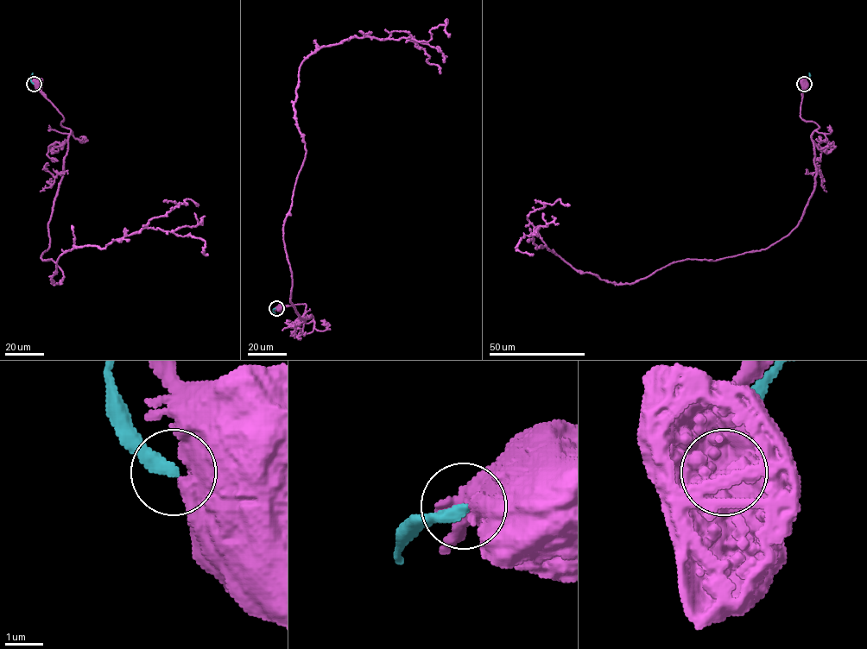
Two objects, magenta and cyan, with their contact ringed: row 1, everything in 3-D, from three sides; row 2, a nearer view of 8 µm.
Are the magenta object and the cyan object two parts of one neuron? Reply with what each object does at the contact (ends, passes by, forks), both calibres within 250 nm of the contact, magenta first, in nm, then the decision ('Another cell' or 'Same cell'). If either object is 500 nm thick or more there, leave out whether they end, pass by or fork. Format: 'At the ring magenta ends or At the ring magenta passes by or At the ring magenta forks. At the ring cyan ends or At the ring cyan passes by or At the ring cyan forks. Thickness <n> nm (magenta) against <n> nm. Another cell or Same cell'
Thickness 800 nm (magenta) against 360 nm. Another cell

